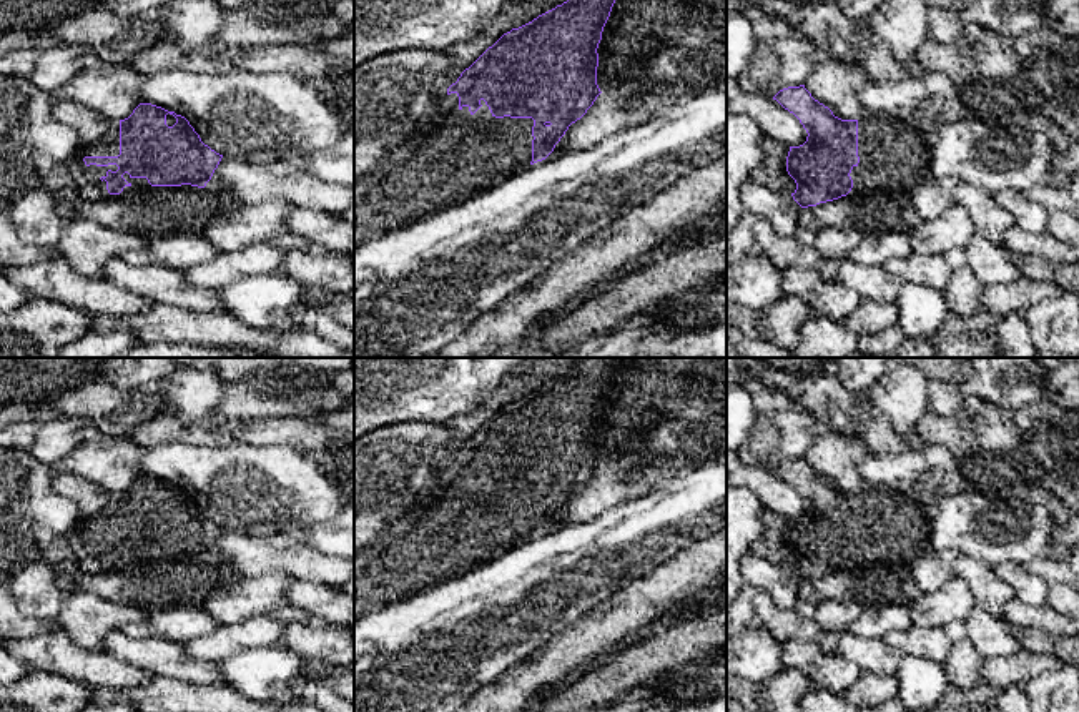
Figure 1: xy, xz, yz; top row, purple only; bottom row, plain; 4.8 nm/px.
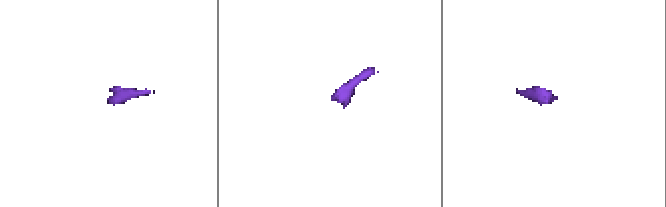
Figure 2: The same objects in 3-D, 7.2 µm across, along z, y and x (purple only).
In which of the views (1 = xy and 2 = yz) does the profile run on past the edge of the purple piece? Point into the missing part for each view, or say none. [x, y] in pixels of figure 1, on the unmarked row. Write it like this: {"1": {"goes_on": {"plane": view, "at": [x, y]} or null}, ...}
{"1": {"goes_on": {"plane": "xy", "at": [148, 579]}}, "2": {"goes_on": {"plane": "yz", "at": [893, 528]}}}

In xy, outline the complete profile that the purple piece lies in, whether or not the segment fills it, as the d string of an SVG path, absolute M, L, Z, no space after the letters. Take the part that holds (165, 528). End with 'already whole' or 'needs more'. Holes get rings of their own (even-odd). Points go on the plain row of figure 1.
M57 472L53 477L53 489L78 506L78 521L67 539L73 557L80 564L80 571L88 577L120 576L123 586L131 592L130 606L148 612L165 609L170 582L176 576L196 574L223 531L223 527L201 514L200 507L185 489L151 476L140 476L125 492L108 492L80 476Z; needs more

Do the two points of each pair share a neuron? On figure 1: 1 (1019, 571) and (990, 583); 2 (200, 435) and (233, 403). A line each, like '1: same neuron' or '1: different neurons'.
1: different neurons
2: different neurons

